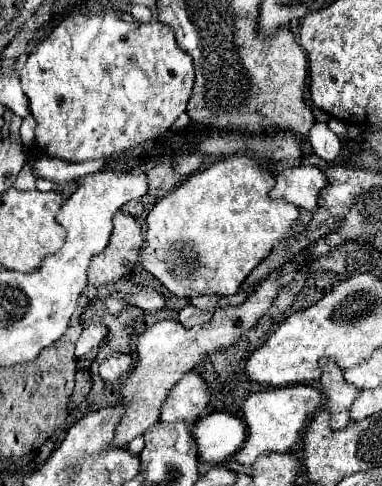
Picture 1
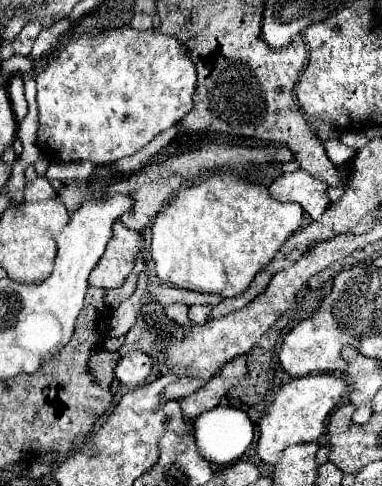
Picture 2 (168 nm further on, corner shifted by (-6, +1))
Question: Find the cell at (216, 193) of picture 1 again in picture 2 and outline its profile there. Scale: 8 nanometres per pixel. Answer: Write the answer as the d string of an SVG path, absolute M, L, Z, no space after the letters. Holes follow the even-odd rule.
M217 171L217 175L211 175L201 183L179 191L171 199L169 207L155 217L151 227L151 257L157 267L157 277L165 283L189 291L237 297L249 287L253 277L275 257L287 237L291 237L299 229L301 217L303 209L299 207L299 203L275 201L265 187L245 183L229 171Z

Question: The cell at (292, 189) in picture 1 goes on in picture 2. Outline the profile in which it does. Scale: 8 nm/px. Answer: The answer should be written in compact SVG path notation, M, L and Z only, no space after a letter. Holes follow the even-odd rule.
M305 171L285 173L269 185L269 195L277 201L299 203L311 219L319 219L329 207L327 183L307 175Z

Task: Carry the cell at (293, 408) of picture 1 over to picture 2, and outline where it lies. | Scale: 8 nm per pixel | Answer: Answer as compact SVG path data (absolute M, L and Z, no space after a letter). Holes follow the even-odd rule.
M331 373L297 377L291 383L283 385L283 389L277 393L275 401L269 405L267 413L263 415L259 423L261 435L257 443L257 453L261 461L277 463L287 447L297 445L297 443L317 441L327 429L327 419L337 409L337 405L345 401L347 395L349 395L347 381L341 377L333 377Z

